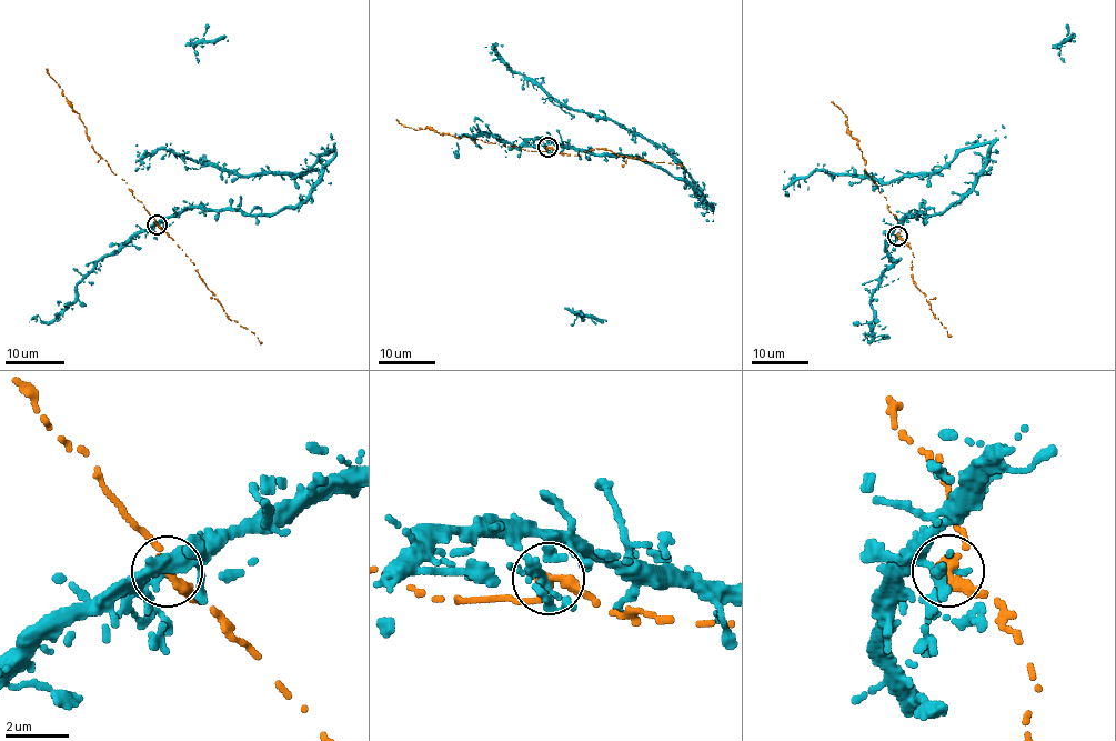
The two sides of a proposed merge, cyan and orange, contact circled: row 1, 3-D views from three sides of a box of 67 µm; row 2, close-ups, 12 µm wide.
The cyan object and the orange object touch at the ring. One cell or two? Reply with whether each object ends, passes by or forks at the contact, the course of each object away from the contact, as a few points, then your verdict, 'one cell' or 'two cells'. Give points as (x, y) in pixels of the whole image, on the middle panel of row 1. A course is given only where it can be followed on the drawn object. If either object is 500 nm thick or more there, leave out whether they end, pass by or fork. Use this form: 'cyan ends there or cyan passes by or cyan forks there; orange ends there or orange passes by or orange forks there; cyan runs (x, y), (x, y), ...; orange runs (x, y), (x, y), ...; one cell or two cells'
cyan ends there; orange passes by; cyan runs (548, 148), (544, 139), (661, 166), (711, 207), (677, 160), (562, 106), (491, 48); orange runs (548, 148), (531, 151), (516, 146), (443, 134), (429, 128), (413, 130), (396, 119); one cell

